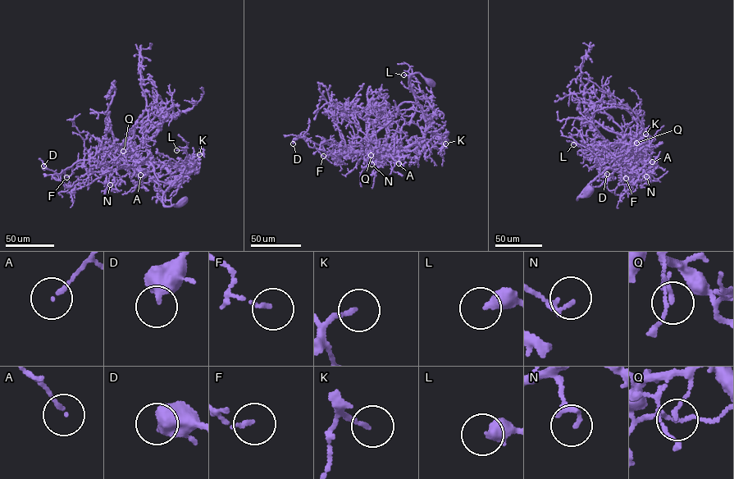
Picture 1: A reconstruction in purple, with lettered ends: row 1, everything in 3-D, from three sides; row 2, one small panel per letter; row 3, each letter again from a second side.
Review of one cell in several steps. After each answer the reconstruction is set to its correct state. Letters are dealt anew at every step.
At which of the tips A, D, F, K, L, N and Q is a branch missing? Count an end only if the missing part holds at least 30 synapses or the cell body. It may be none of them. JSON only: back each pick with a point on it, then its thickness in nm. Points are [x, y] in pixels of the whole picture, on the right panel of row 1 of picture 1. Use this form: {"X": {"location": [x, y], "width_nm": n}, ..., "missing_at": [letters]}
{"missing_at": []}

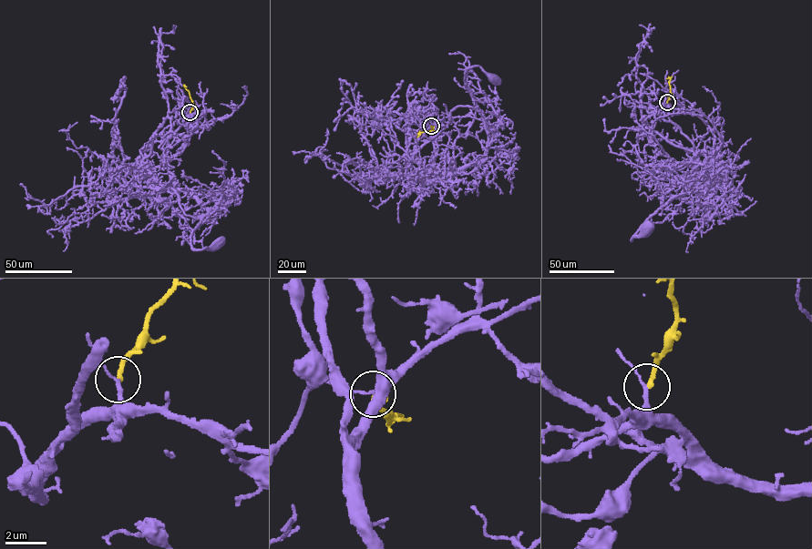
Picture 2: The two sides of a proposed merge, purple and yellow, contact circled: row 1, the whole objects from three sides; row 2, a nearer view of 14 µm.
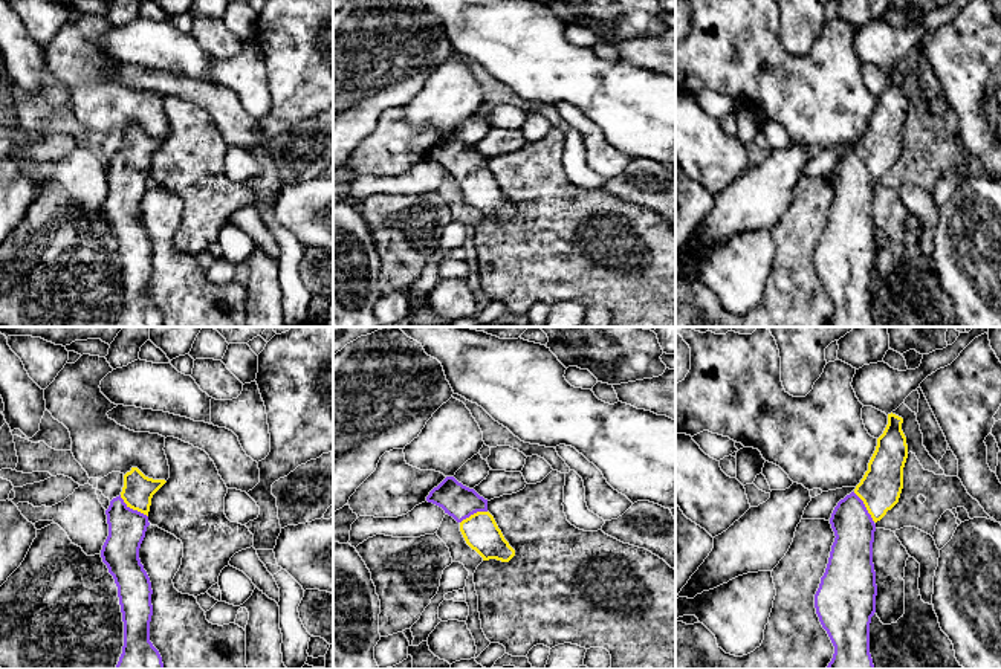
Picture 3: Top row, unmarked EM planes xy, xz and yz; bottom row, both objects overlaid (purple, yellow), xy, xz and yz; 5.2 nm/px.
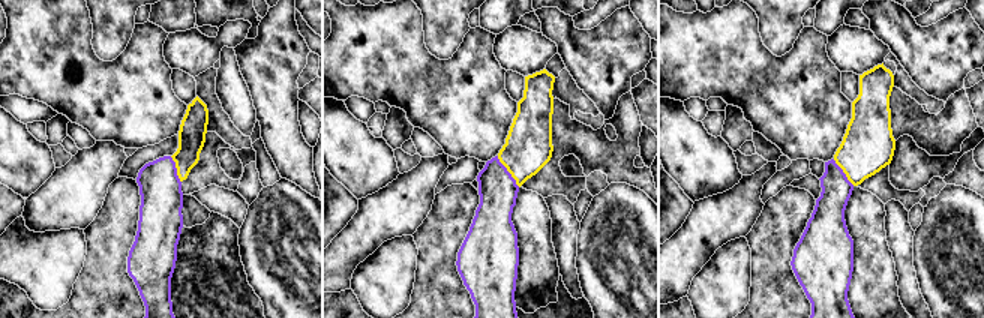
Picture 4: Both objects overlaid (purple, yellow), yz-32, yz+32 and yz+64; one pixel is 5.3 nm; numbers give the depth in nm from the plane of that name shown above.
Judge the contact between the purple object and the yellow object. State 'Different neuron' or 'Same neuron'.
Same neuron

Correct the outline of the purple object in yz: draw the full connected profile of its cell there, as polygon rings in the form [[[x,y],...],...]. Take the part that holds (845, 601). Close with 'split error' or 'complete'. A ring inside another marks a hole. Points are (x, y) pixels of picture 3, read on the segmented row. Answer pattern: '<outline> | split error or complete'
[[[888,414],[888,425],[856,489],[837,503],[828,564],[815,594],[815,608],[834,654],[827,669],[874,669],[870,623],[876,612],[873,542],[876,522],[891,510],[903,489],[908,458],[903,419]]] | split error

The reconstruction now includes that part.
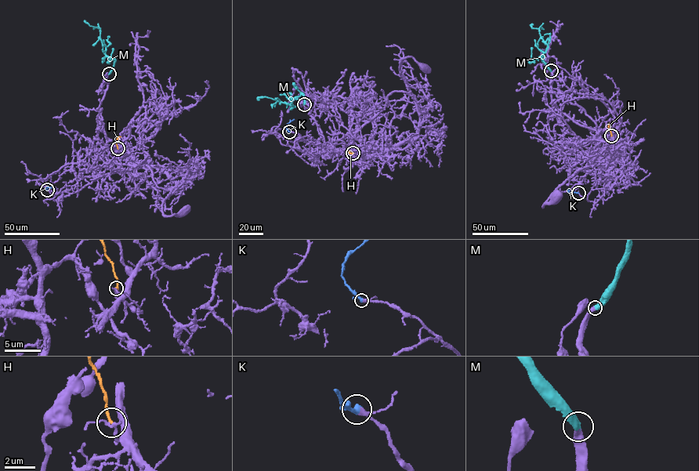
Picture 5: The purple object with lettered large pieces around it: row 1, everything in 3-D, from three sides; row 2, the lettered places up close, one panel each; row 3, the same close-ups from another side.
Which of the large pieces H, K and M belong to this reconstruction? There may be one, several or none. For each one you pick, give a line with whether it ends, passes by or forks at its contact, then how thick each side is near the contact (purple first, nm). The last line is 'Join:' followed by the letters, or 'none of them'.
K: it passes by; 240 nm thick on the purple side, 240 nm on the other
M: it ends there; 440 nm thick on the purple side, 480 nm on the other
Join: K, M

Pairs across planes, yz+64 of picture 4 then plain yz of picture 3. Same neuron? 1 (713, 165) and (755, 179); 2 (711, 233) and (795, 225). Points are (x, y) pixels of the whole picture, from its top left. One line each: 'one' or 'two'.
1: two
2: two

